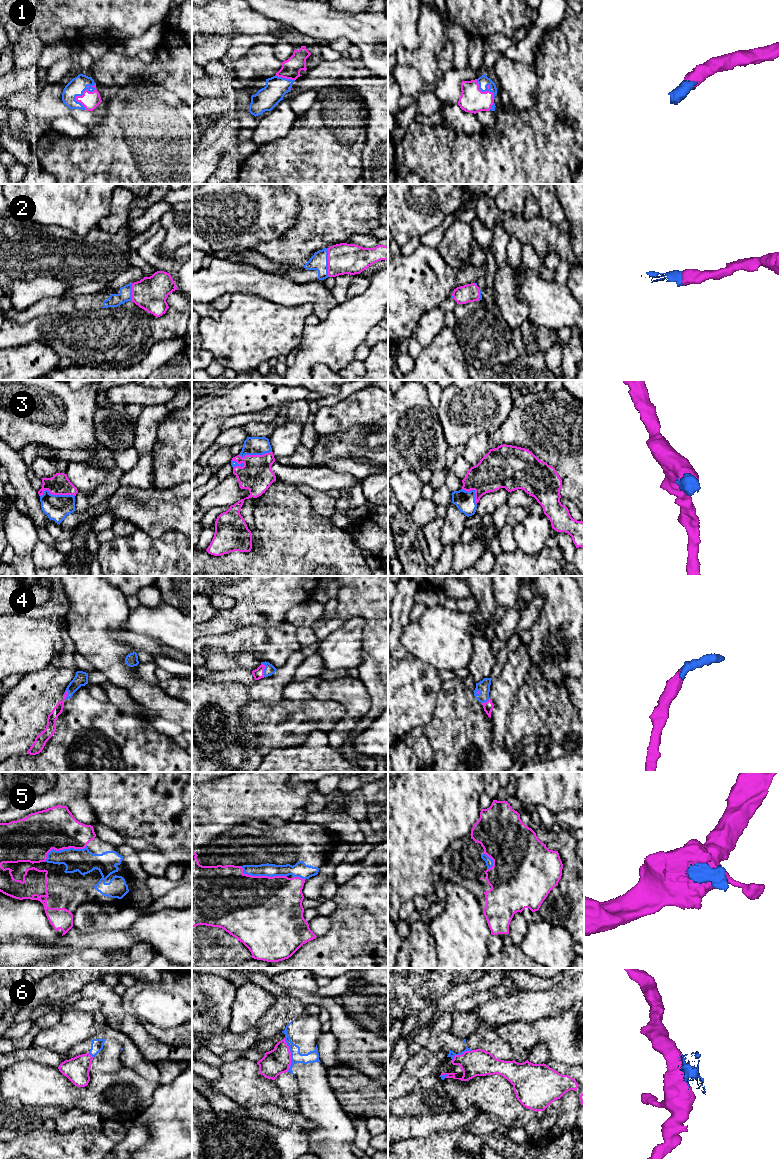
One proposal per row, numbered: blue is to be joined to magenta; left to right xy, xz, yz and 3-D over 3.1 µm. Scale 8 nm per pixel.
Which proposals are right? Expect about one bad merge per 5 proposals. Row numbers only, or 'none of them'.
1, 2, 3, 4, 5

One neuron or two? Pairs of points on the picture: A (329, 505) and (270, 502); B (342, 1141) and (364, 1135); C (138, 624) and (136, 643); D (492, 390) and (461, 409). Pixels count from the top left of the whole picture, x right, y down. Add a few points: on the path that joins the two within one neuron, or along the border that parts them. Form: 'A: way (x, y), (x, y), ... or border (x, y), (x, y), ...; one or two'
A: border (296, 486), (317, 512), (328, 517); two
B: border (351, 1118), (355, 1129), (354, 1141); two
C: border (125, 629), (147, 635), (153, 639); two
D: way (484, 398), (478, 404), (471, 404), (469, 406); one

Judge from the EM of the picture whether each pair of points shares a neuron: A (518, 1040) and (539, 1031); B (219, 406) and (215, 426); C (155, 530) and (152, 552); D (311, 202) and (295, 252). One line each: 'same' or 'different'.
A: same
B: different
C: different
D: same

